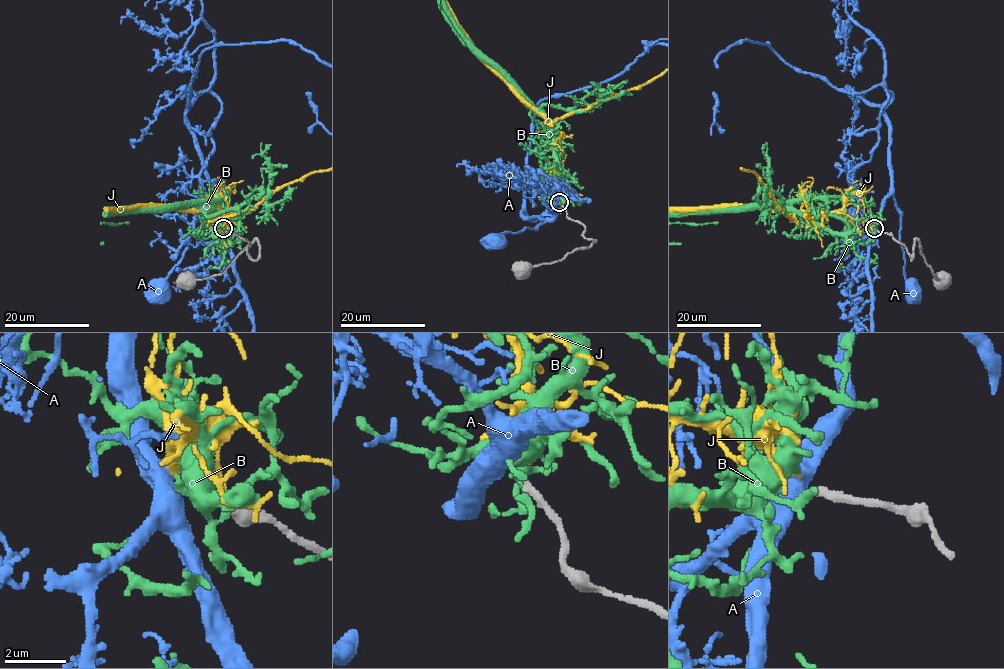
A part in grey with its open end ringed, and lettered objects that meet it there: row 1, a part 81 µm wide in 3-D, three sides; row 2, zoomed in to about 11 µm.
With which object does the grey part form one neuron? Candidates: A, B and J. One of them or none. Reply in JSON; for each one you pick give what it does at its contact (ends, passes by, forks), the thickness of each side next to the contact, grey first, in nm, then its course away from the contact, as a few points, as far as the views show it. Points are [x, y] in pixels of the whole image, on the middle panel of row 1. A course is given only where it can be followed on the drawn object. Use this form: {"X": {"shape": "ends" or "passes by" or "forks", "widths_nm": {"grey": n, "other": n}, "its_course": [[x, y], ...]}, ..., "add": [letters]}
{"J": {"shape": "ends", "widths_nm": {"grey": 110, "other": 300}}, "add": ["J"]}

